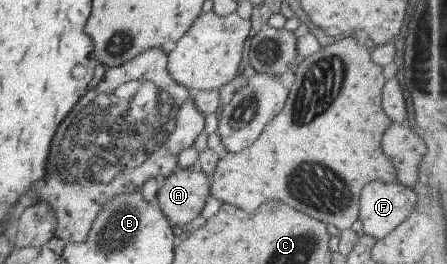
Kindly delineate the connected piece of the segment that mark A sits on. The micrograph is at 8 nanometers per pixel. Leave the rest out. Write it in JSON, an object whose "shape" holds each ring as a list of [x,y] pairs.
{"shape":[[[192,166],[177,168],[176,172],[170,173],[166,178],[160,178],[157,195],[154,200],[168,219],[169,225],[185,227],[190,220],[194,220],[200,214],[209,194],[210,180],[202,171],[197,171]]]}

